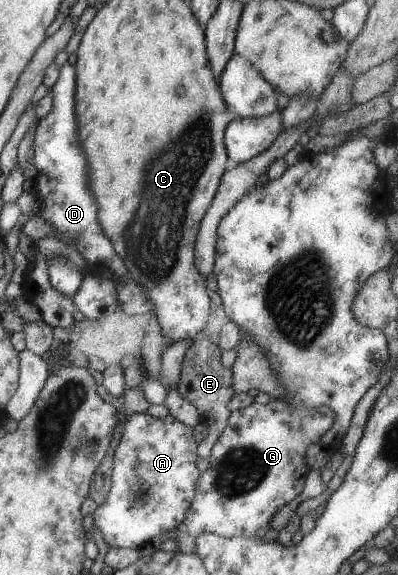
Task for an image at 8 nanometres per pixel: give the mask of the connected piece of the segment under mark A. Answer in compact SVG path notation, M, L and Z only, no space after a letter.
M147 413L127 416L112 453L111 488L105 500L93 510L95 528L101 540L111 547L139 550L185 518L193 498L197 471L193 428L169 414L155 418Z

